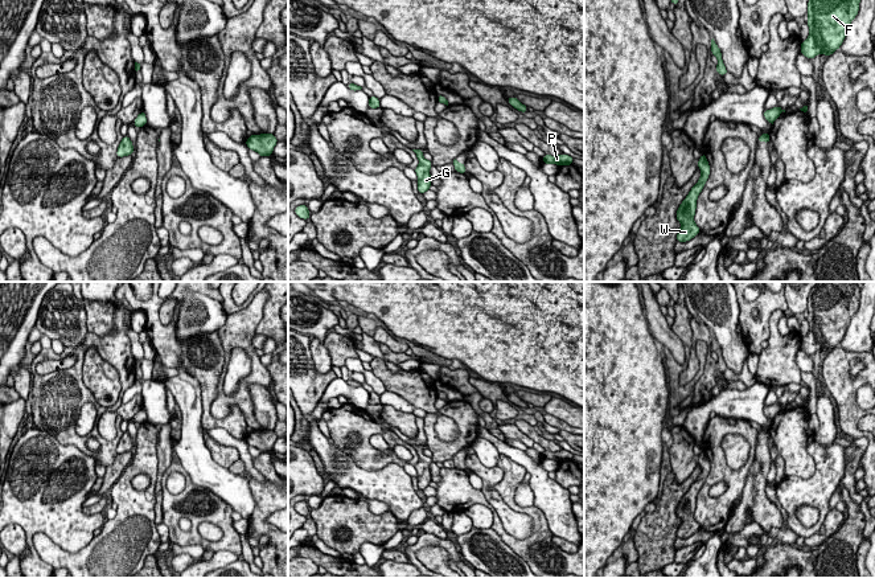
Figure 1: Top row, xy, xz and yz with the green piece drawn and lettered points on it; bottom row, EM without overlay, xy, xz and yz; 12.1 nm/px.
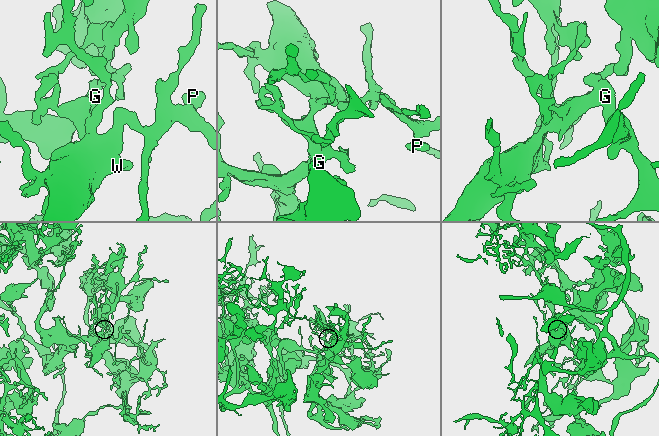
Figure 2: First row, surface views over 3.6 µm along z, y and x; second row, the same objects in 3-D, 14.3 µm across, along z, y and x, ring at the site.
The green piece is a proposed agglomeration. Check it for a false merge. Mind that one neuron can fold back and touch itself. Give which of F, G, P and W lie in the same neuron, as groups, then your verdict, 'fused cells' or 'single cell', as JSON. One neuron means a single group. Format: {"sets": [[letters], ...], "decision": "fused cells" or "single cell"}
{"sets": [["F", "G", "P", "W"]], "decision": "single cell"}

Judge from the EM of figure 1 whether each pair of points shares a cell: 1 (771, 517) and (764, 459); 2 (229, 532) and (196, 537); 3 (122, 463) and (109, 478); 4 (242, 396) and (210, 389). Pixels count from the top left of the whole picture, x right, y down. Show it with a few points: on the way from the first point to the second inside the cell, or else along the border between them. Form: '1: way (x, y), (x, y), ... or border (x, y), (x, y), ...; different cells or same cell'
1: way (758, 503), (758, 476), (760, 474); same cell
2: way (224, 541), (220, 545), (205, 544); same cell
3: way (118, 467), (113, 474); same cell
4: border (226, 361), (212, 404), (214, 418); different cells

